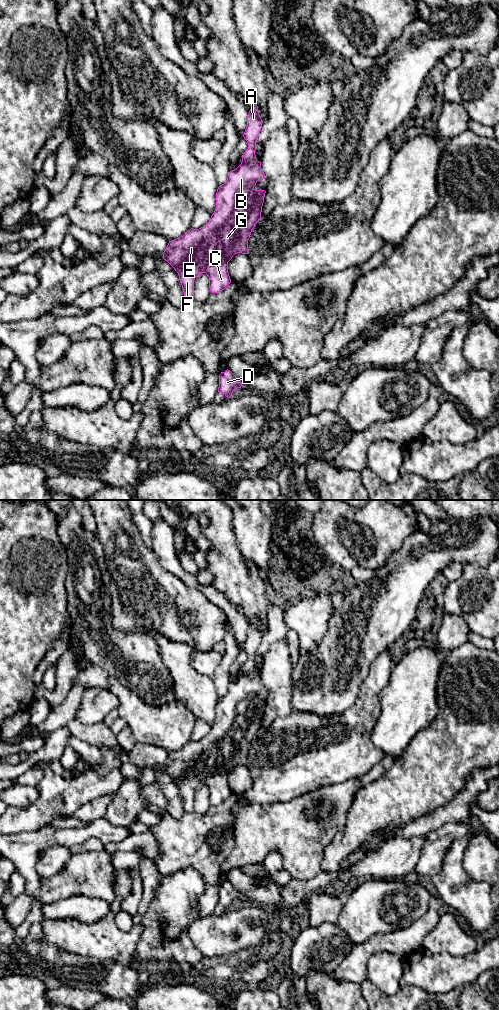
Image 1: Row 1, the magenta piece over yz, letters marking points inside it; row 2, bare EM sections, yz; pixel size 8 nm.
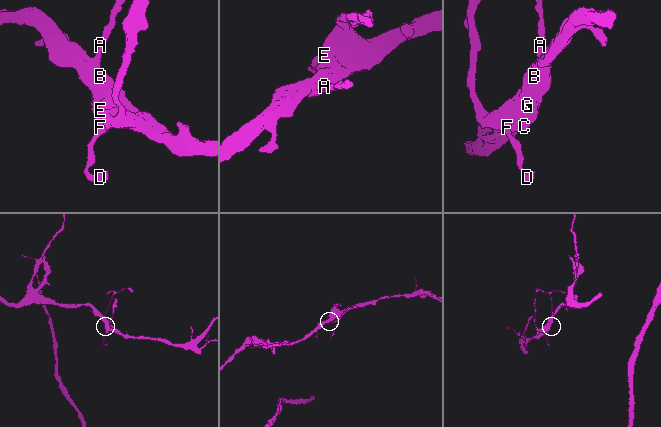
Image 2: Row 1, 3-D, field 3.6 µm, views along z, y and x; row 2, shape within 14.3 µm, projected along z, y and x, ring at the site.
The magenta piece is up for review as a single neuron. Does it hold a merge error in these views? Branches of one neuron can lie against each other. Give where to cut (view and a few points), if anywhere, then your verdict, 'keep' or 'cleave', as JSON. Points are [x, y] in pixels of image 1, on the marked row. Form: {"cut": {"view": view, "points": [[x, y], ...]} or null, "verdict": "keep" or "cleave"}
{"cut": null, "verdict": "keep"}

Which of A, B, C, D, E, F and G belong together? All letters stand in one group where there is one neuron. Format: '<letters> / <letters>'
A B C D E F G

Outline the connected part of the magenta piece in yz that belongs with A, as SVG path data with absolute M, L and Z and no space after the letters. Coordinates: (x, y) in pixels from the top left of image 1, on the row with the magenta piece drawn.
M252 105L247 118L244 139L248 149L242 155L241 164L228 174L227 180L216 192L216 209L209 222L199 229L191 228L183 236L169 241L163 254L166 260L178 273L183 288L184 298L194 300L194 280L200 273L209 277L209 288L212 293L224 290L231 279L228 273L228 262L237 253L248 254L248 240L252 229L261 218L265 190L256 190L257 181L265 177L261 162L256 159L256 141L262 128L262 119L258 106Z

